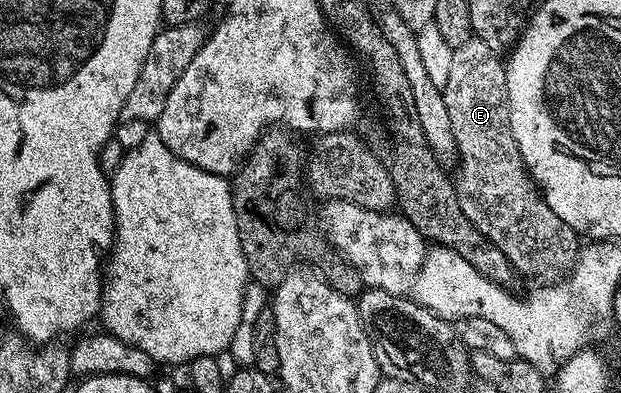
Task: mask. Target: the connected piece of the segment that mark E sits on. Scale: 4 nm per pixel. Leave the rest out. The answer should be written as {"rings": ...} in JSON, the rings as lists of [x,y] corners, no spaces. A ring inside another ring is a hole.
{"rings":[[[475,39],[465,45],[455,46],[450,79],[442,86],[446,112],[450,115],[450,127],[454,127],[460,178],[455,178],[456,198],[470,223],[490,239],[506,255],[506,259],[517,271],[524,273],[552,273],[555,269],[575,266],[576,257],[580,254],[581,238],[554,211],[550,211],[550,203],[546,203],[540,186],[532,180],[528,169],[524,166],[522,155],[518,151],[518,143],[514,139],[514,131],[510,131],[510,111],[508,110],[508,88],[506,75],[508,70],[501,54],[490,51],[486,43]]]}

